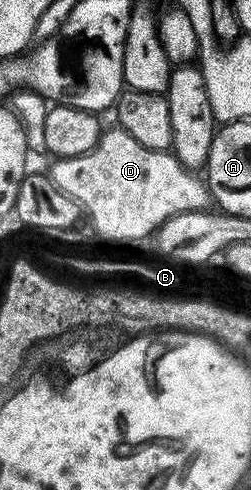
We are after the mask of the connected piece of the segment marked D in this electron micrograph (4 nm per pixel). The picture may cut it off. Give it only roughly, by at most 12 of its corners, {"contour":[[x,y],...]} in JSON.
{"contour":[[118,125],[49,177],[106,235],[138,241],[209,192]]}

